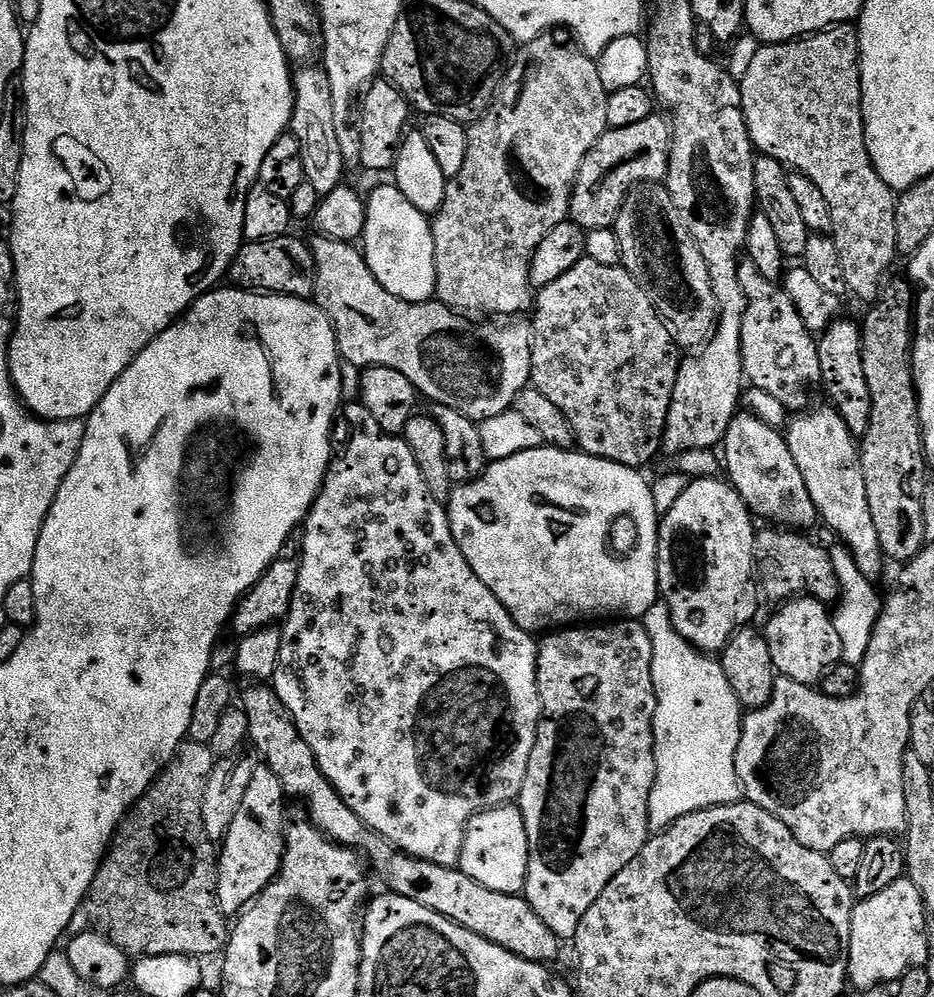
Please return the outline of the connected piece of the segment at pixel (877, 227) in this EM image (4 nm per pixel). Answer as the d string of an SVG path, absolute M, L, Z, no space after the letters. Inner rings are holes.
M837 24L834 28L825 28L823 32L816 32L813 36L802 36L799 40L787 40L781 44L765 44L760 46L754 55L754 62L750 65L744 77L738 80L740 93L742 94L742 110L746 118L748 133L752 139L753 149L761 156L774 158L780 164L787 166L792 172L800 172L810 178L818 190L822 190L822 196L826 198L826 206L830 206L832 215L832 232L838 246L838 254L844 263L844 273L851 295L869 296L877 295L881 287L880 275L892 264L892 259L897 259L896 250L896 198L886 182L878 174L878 170L872 164L872 159L866 146L866 134L864 133L864 115L862 114L862 82L860 81L860 33L852 24Z

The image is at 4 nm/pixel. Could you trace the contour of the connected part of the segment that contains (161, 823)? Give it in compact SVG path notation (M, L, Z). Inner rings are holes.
M185 739L175 758L144 791L144 797L124 815L108 846L108 855L84 898L82 908L89 916L91 927L129 957L219 957L228 947L230 924L216 901L218 848L206 834L206 826L202 826L206 782L210 782L216 761L209 745Z

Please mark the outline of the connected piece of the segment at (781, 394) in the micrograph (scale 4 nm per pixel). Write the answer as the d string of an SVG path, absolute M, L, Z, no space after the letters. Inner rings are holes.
M745 259L738 270L738 282L742 282L744 297L748 299L748 305L742 318L742 356L744 362L744 375L747 383L752 384L760 392L765 392L777 404L783 404L788 410L804 410L809 407L808 391L812 384L821 383L820 359L818 350L820 349L817 337L802 322L802 314L794 306L794 302L789 298L788 293L777 281L766 278L754 266L754 262Z

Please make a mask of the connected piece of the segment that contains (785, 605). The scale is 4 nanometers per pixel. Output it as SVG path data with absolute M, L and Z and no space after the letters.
M802 595L783 601L777 608L780 609L769 618L768 625L763 625L762 628L766 638L766 646L770 646L772 665L780 676L790 678L794 682L809 686L819 685L823 676L844 659L842 638L838 638L838 630L834 630L829 605L825 601L814 599L812 596Z

